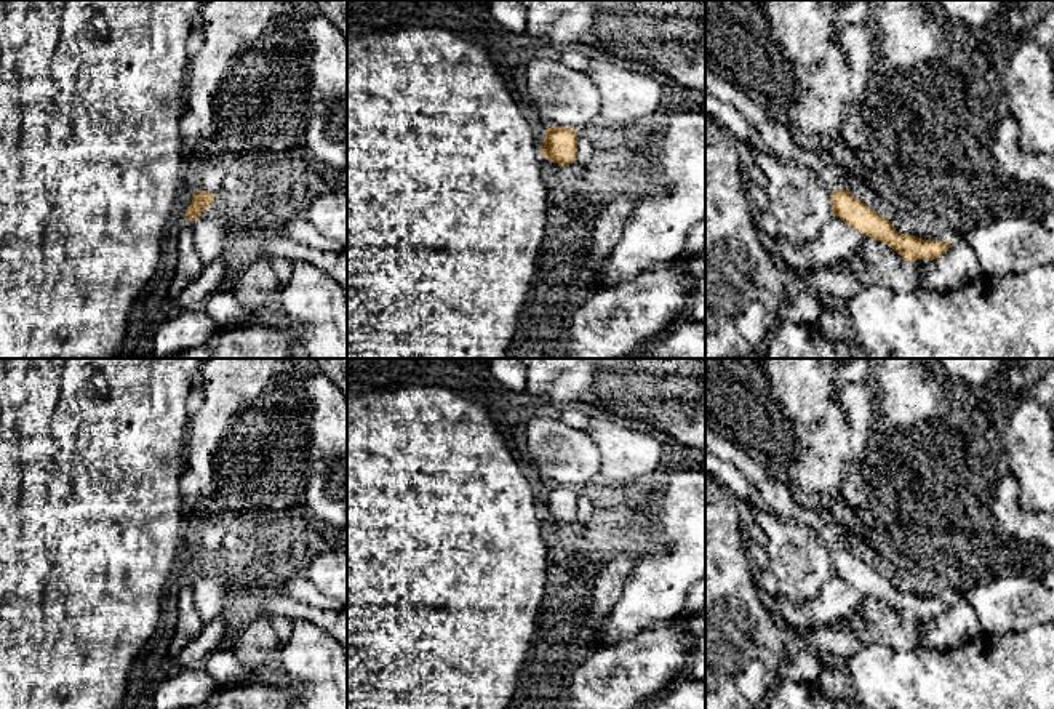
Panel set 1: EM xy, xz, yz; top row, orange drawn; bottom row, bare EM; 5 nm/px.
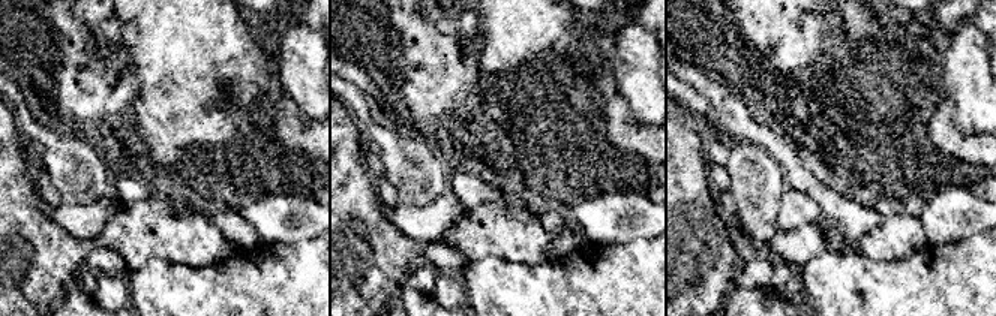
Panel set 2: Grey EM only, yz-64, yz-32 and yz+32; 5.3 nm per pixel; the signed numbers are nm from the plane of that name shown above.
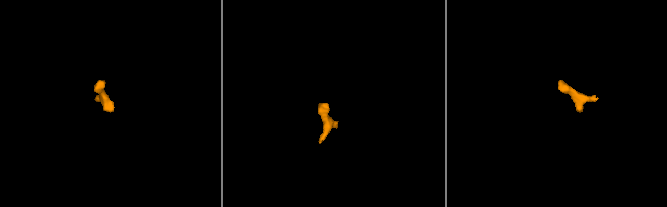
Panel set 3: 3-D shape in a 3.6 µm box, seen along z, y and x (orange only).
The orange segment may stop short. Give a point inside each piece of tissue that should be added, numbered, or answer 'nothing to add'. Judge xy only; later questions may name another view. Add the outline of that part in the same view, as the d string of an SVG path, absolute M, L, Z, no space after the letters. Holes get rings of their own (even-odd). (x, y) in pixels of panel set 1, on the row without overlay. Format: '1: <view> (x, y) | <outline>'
1: xy (210, 535) | M208 520L202 523L197 531L197 546L200 549L218 554L221 549L222 538L226 536L226 528L219 522Z

